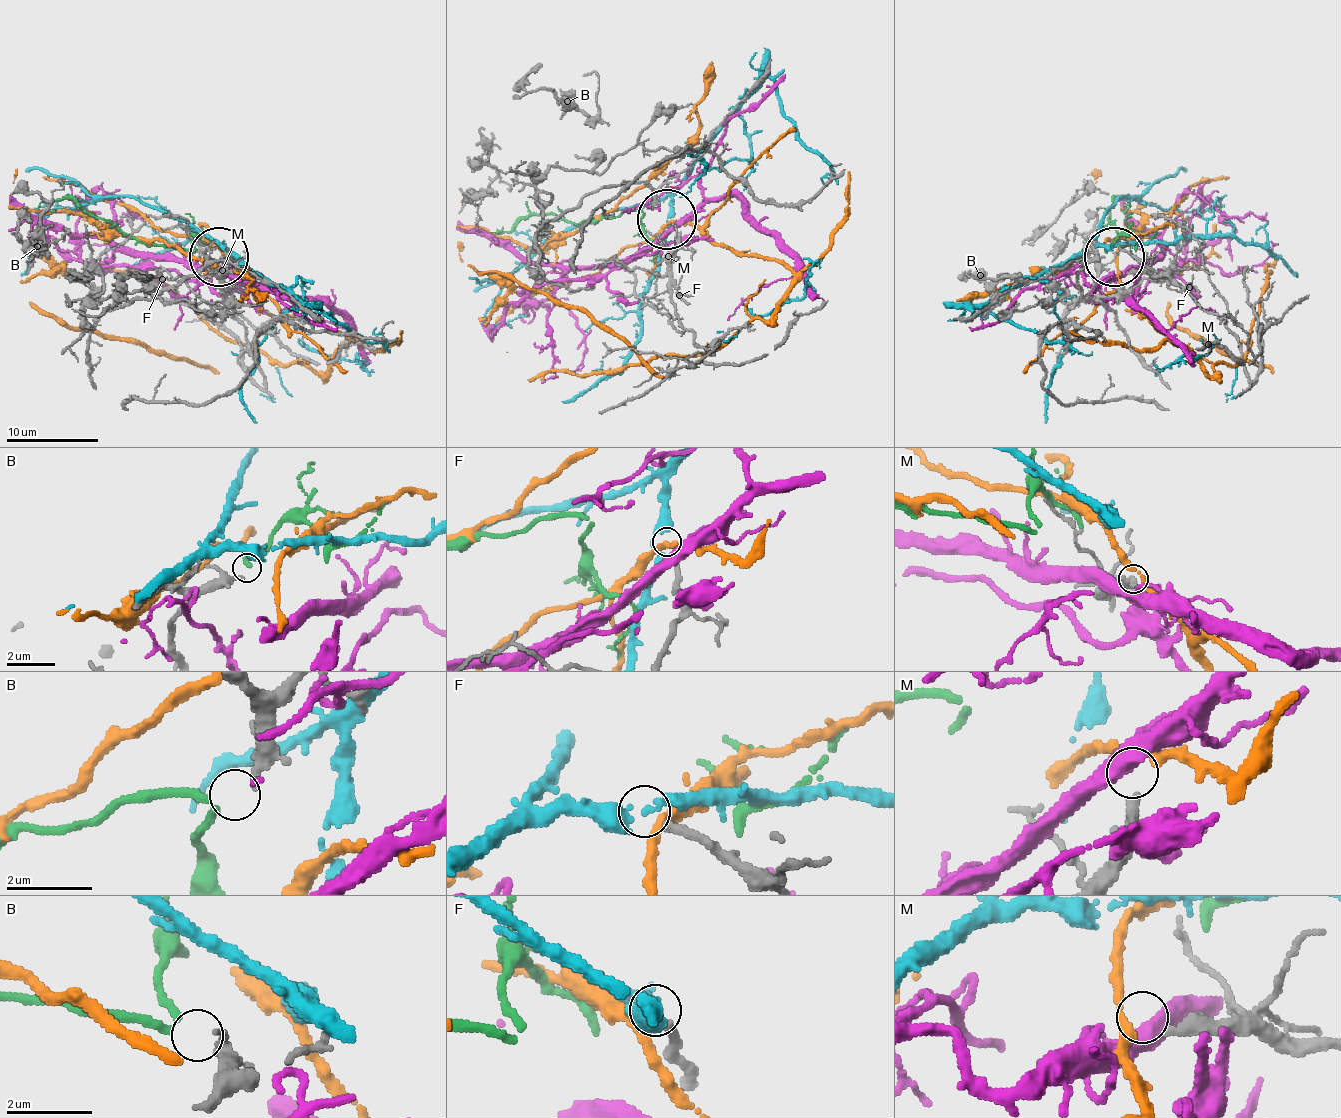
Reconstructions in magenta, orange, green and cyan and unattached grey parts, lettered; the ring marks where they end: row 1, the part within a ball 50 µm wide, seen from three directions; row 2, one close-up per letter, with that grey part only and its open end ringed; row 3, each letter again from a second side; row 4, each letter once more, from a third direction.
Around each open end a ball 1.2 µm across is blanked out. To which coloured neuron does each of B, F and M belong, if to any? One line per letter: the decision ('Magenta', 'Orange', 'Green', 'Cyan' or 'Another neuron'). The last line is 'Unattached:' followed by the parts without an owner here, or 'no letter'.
B: Green
F: Cyan
M: Another neuron
Unattached: M

